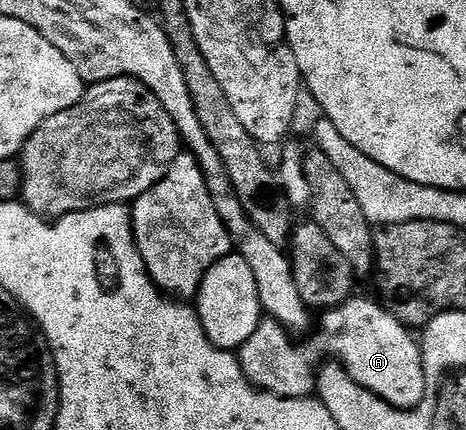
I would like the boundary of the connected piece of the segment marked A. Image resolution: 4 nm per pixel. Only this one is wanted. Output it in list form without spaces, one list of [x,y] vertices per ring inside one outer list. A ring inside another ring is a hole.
[[[359,295],[335,305],[333,309],[327,310],[320,321],[320,330],[316,333],[312,345],[295,345],[293,338],[287,329],[284,329],[271,319],[261,320],[260,326],[246,339],[246,343],[238,350],[240,366],[244,377],[250,384],[261,389],[264,393],[273,393],[279,397],[312,397],[316,388],[316,375],[318,362],[321,360],[320,353],[329,353],[329,358],[335,359],[366,391],[378,395],[388,405],[395,409],[415,409],[421,405],[429,392],[428,376],[424,374],[424,354],[421,346],[411,337],[409,326],[403,325],[393,313],[388,312],[383,305],[375,300],[367,301]]]

